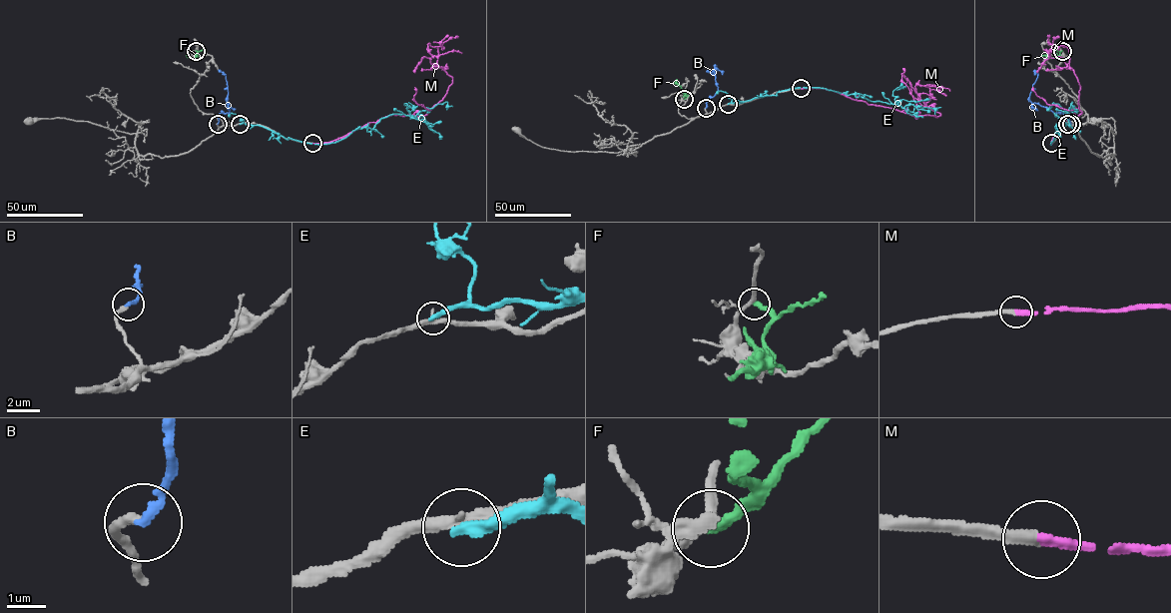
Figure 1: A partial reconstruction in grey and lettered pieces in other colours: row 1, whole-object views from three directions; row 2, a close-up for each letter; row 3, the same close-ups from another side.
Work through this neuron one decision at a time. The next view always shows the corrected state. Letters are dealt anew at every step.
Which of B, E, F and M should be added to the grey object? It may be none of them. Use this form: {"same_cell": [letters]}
{"same_cell": ["B", "M"]}

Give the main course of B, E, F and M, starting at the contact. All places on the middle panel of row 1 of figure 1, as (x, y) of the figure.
B: (706, 108), (706, 103), (718, 90), (716, 67), (714, 75), (706, 71)
E: (728, 104), (793, 88), (819, 87), (902, 108), (907, 105), (911, 112), (919, 106), (935, 108), (934, 114)
F: (684, 98), (685, 93), (677, 79)
M: (801, 88), (832, 90), (915, 118), (940, 115), (920, 100), (917, 84), (950, 91)

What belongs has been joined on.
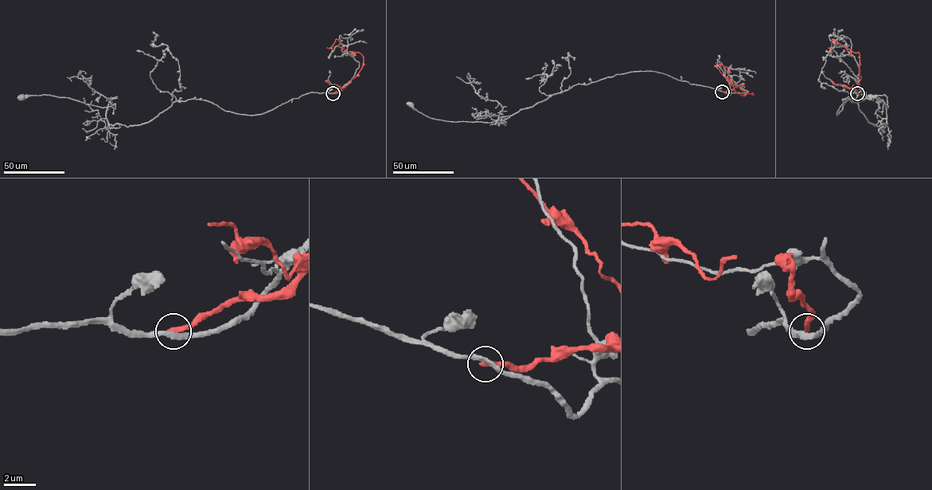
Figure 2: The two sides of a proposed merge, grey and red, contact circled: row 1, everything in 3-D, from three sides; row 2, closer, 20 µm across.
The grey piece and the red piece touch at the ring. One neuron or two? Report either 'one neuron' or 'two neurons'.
two neurons

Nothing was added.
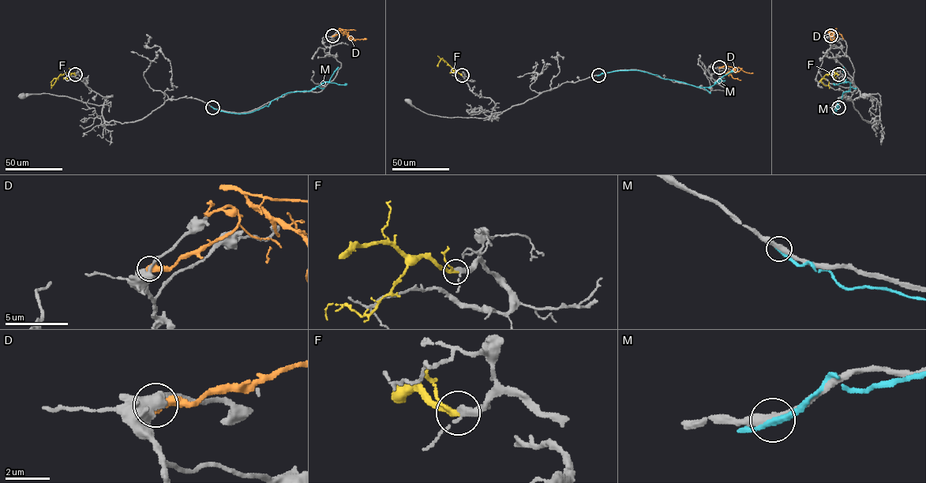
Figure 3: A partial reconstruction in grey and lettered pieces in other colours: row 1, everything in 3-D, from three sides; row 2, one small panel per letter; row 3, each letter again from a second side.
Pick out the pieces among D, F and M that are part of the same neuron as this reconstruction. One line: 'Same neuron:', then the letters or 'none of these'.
Same neuron: F

